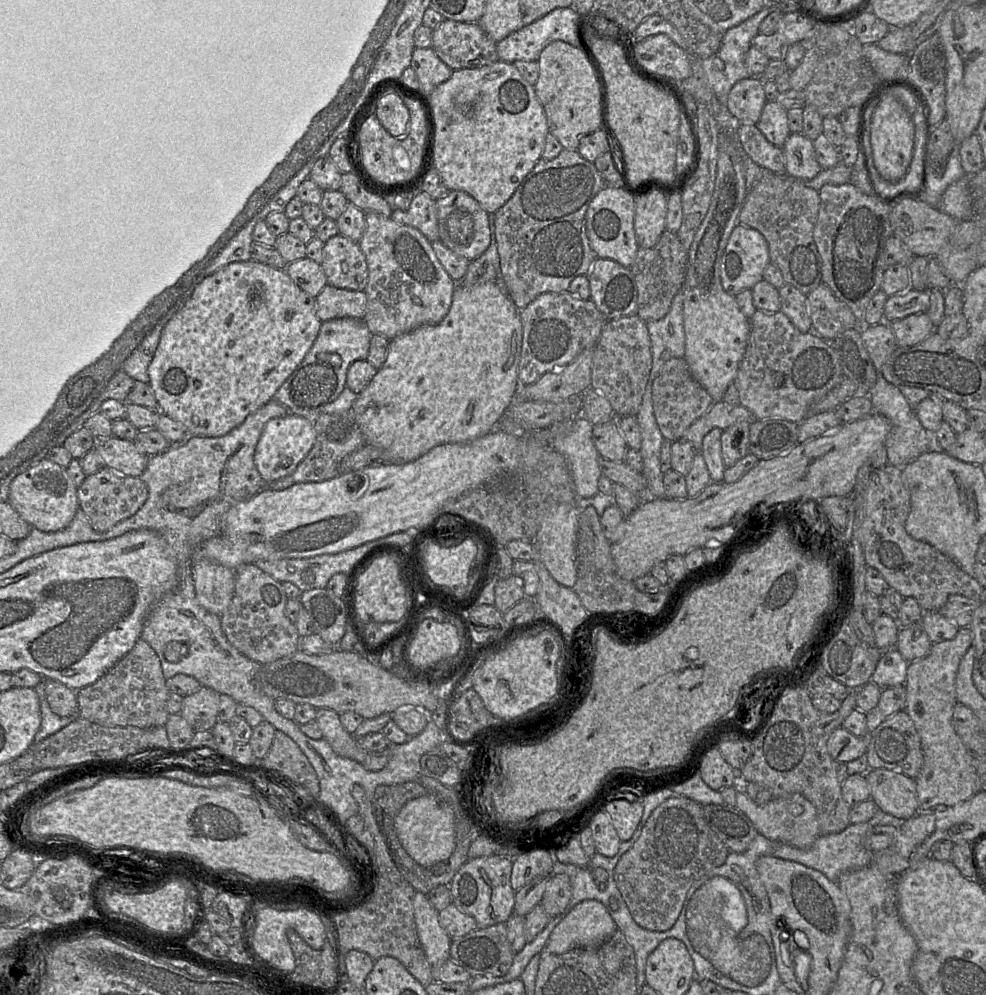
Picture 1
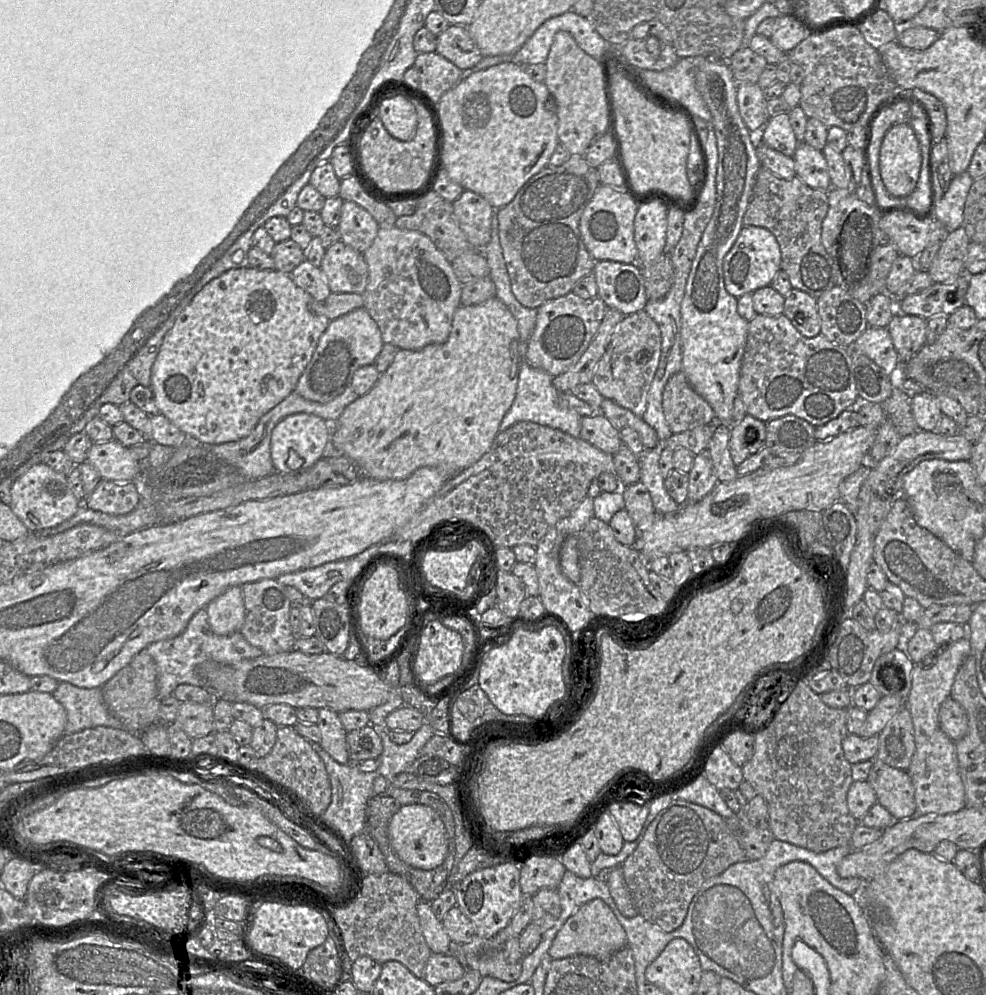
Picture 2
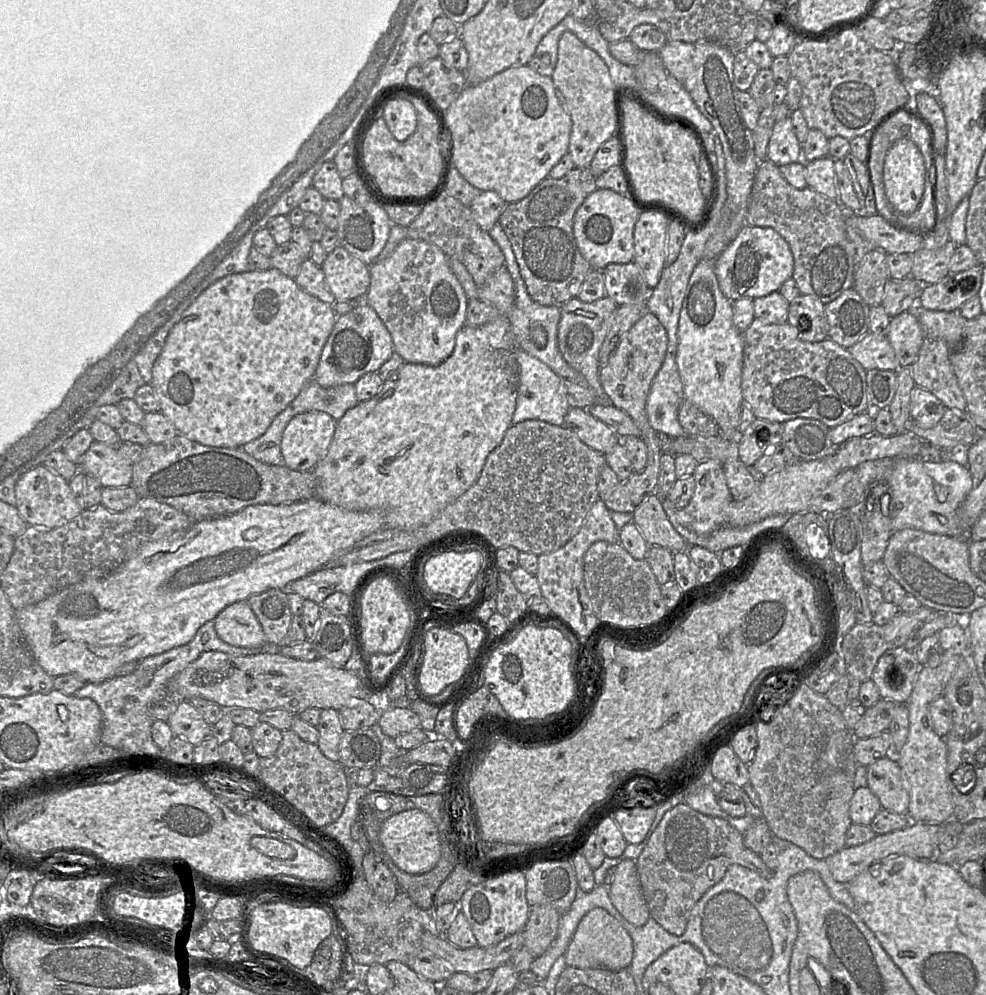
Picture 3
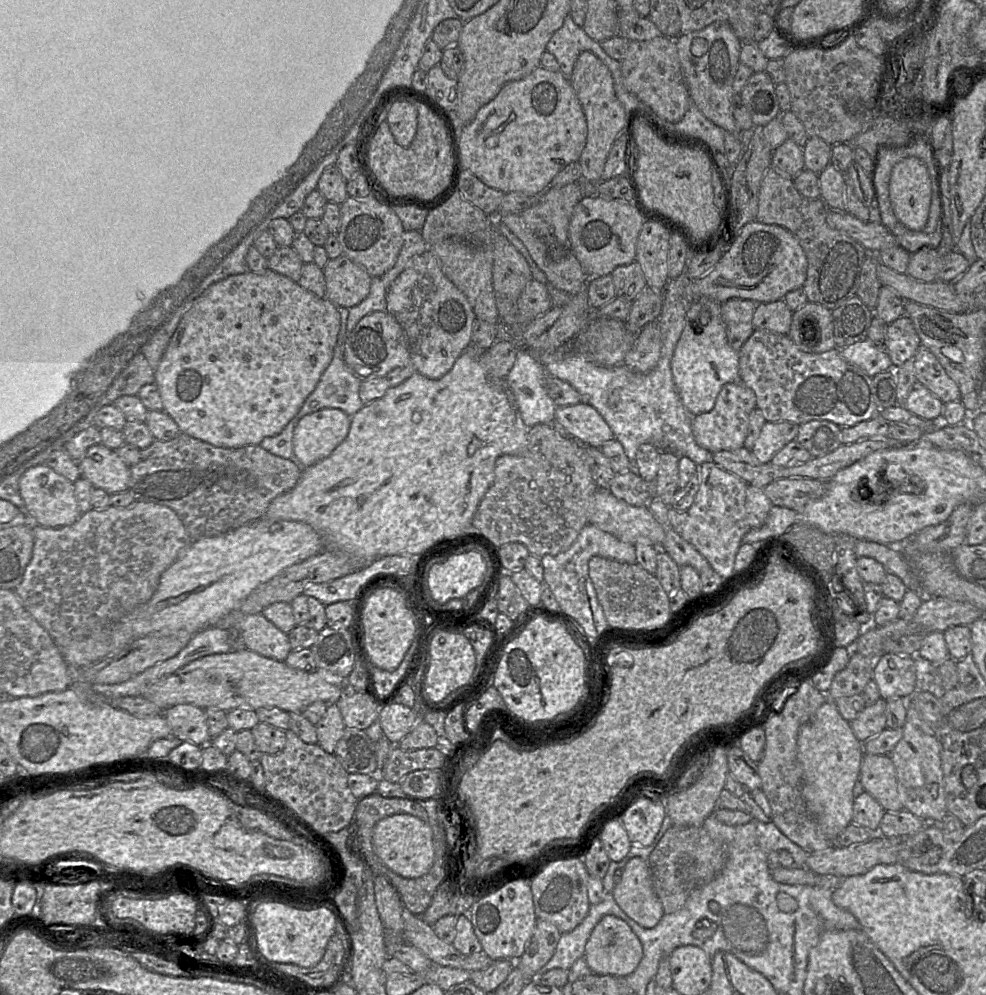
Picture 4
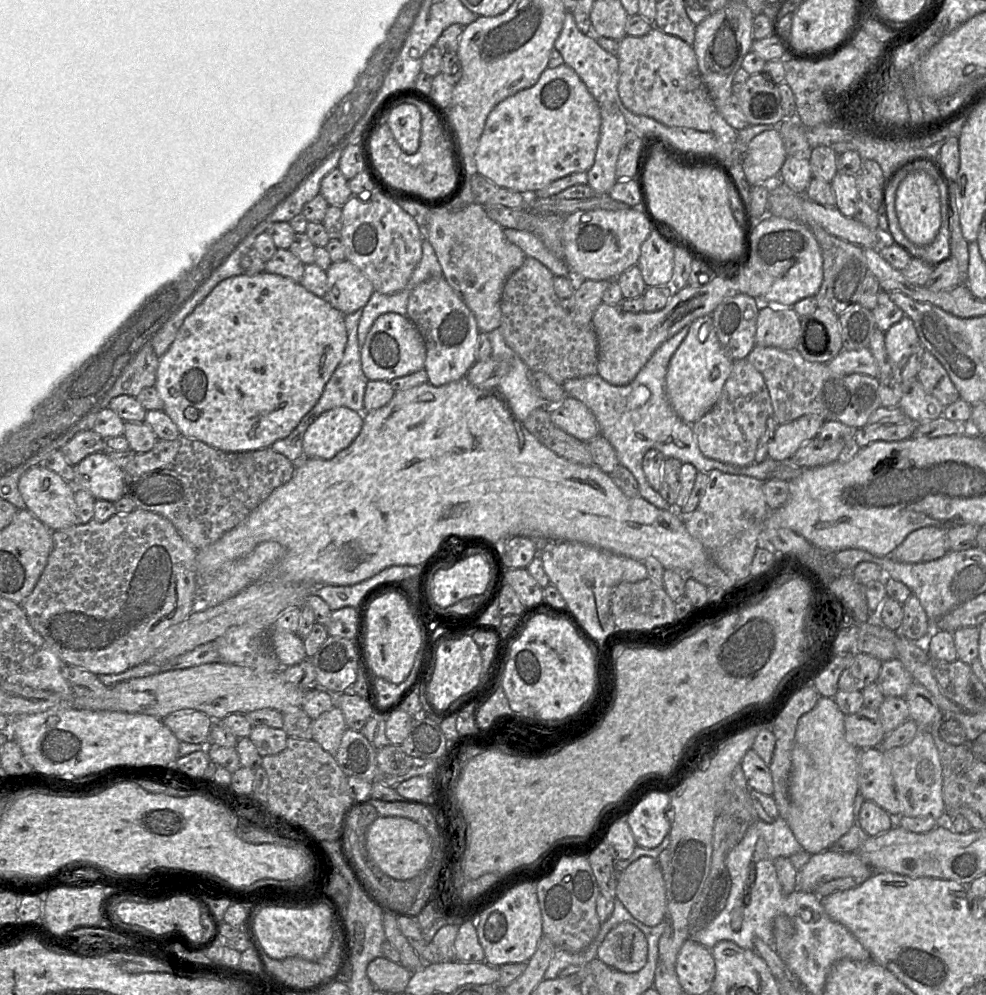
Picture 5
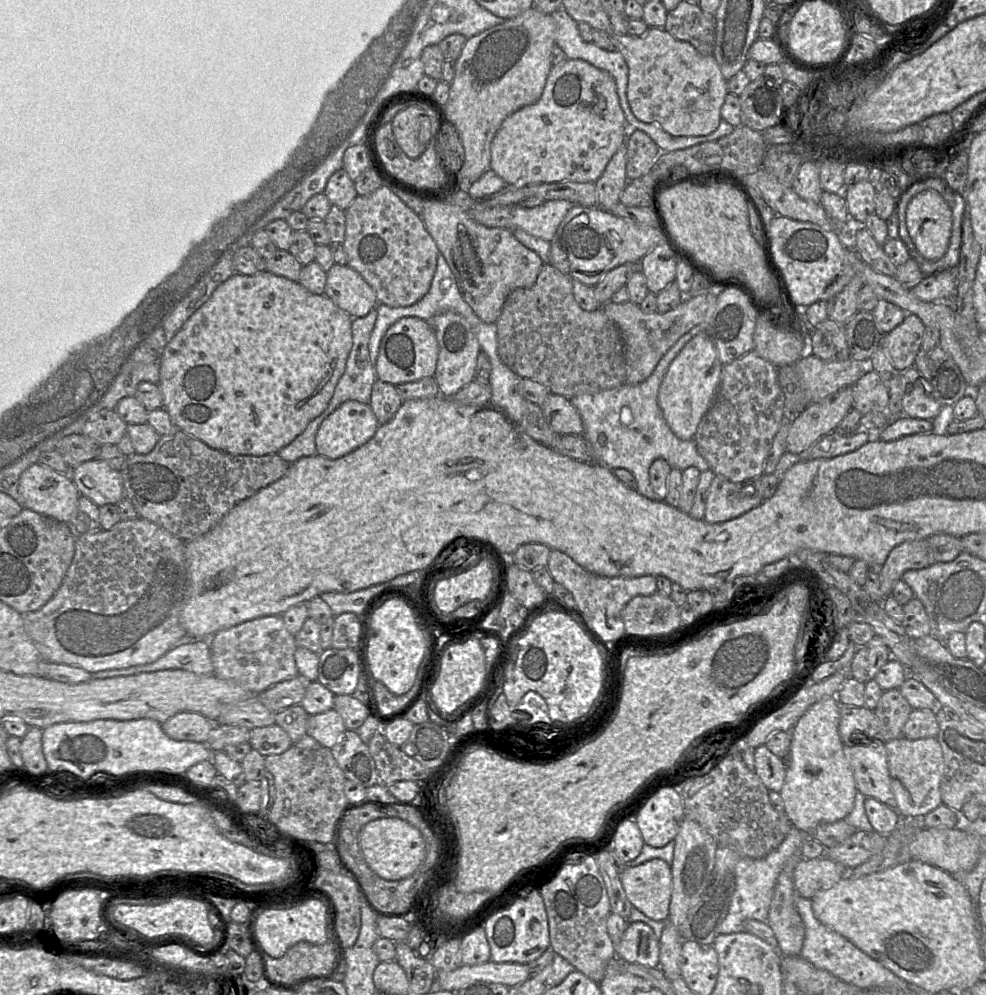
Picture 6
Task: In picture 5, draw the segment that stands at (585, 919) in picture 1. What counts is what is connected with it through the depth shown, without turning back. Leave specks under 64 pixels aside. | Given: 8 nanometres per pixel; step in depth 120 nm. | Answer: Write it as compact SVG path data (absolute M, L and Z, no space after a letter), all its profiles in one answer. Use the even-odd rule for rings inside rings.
M622 922L611 929L597 949L597 958L618 971L640 971L648 958L645 934L635 925Z

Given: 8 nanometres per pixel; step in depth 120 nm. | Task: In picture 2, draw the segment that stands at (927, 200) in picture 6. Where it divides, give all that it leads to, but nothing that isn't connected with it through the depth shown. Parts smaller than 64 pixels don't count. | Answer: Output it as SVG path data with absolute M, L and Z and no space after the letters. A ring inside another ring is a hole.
M906 123L892 126L884 135L879 169L887 191L895 197L910 195L917 184L921 153L913 129Z

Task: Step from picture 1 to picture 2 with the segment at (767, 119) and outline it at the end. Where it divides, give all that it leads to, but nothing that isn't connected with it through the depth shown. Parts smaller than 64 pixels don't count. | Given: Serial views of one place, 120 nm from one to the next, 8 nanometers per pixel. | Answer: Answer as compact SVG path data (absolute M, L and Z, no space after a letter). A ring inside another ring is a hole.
M787 113L769 118L761 131L753 134L757 140L788 157L794 155L800 143L795 137Z

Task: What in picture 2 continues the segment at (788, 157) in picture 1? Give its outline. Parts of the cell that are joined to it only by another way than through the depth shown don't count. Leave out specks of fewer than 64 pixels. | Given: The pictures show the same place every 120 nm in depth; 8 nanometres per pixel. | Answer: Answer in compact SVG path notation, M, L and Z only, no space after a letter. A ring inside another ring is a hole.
M800 142L792 156L796 176L808 187L827 192L832 188L827 162L822 151Z

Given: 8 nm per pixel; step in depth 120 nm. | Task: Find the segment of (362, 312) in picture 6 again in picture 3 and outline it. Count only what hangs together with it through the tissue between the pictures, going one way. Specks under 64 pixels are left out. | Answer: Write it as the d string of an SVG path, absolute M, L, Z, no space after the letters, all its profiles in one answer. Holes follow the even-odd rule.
M343 246L328 253L321 268L336 302L357 302L366 295L370 286L369 266Z

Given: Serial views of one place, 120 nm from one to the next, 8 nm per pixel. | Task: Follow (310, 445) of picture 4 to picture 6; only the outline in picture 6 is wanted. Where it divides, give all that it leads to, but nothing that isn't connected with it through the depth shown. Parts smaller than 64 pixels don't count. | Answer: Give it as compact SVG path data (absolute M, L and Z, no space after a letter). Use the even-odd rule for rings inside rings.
M346 401L319 426L317 454L329 459L343 457L368 442L379 425L369 404Z

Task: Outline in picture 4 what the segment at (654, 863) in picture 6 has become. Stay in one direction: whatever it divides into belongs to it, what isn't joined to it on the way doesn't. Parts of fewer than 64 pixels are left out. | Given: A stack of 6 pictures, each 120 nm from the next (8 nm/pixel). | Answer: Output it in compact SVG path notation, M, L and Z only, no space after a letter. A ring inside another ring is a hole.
M643 858L628 861L611 893L619 907L643 928L655 927L665 914L653 887L648 861Z

